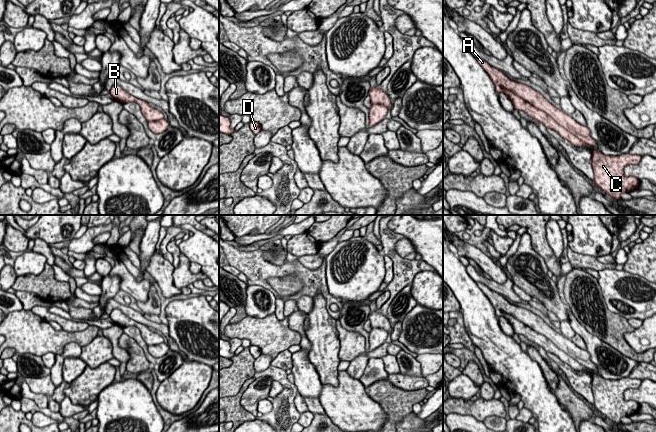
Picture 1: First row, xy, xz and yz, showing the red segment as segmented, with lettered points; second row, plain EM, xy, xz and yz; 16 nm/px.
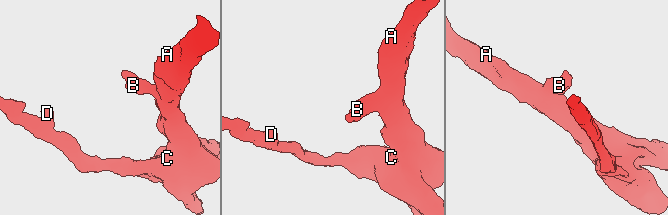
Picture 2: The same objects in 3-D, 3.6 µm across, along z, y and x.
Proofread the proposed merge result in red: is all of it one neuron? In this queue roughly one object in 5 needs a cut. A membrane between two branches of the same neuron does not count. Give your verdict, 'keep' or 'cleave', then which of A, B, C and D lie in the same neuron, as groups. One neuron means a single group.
keep | A B C D

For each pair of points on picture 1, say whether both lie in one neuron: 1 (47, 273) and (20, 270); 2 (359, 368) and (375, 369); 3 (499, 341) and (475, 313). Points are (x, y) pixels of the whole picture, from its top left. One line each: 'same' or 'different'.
1: different
2: different
3: same

